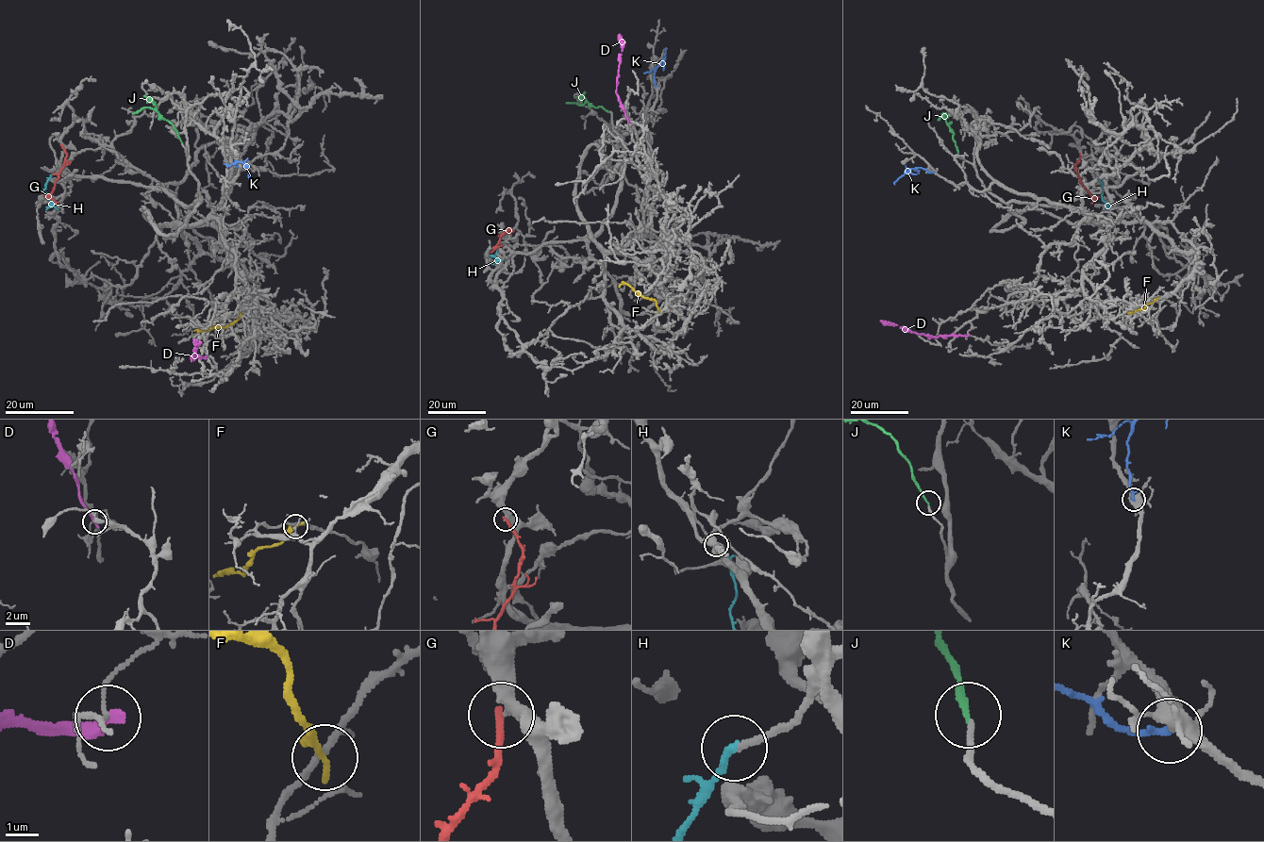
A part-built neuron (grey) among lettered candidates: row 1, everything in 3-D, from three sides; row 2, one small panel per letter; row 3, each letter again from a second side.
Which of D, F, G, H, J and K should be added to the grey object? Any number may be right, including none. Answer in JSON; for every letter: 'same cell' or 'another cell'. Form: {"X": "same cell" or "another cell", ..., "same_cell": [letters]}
{"D": "another cell", "F": "another cell", "G": "another cell", "H": "same cell", "J": "same cell", "K": "another cell", "same_cell": ["H", "J"]}

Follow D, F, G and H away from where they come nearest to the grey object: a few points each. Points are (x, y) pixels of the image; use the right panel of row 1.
D: (968, 335), (927, 337), (880, 321)
F: (1156, 298), (1143, 309), (1133, 313)
G: (1080, 155), (1074, 170), (1092, 197), (1090, 203)
H: (1098, 179), (1102, 199), (1108, 209)

